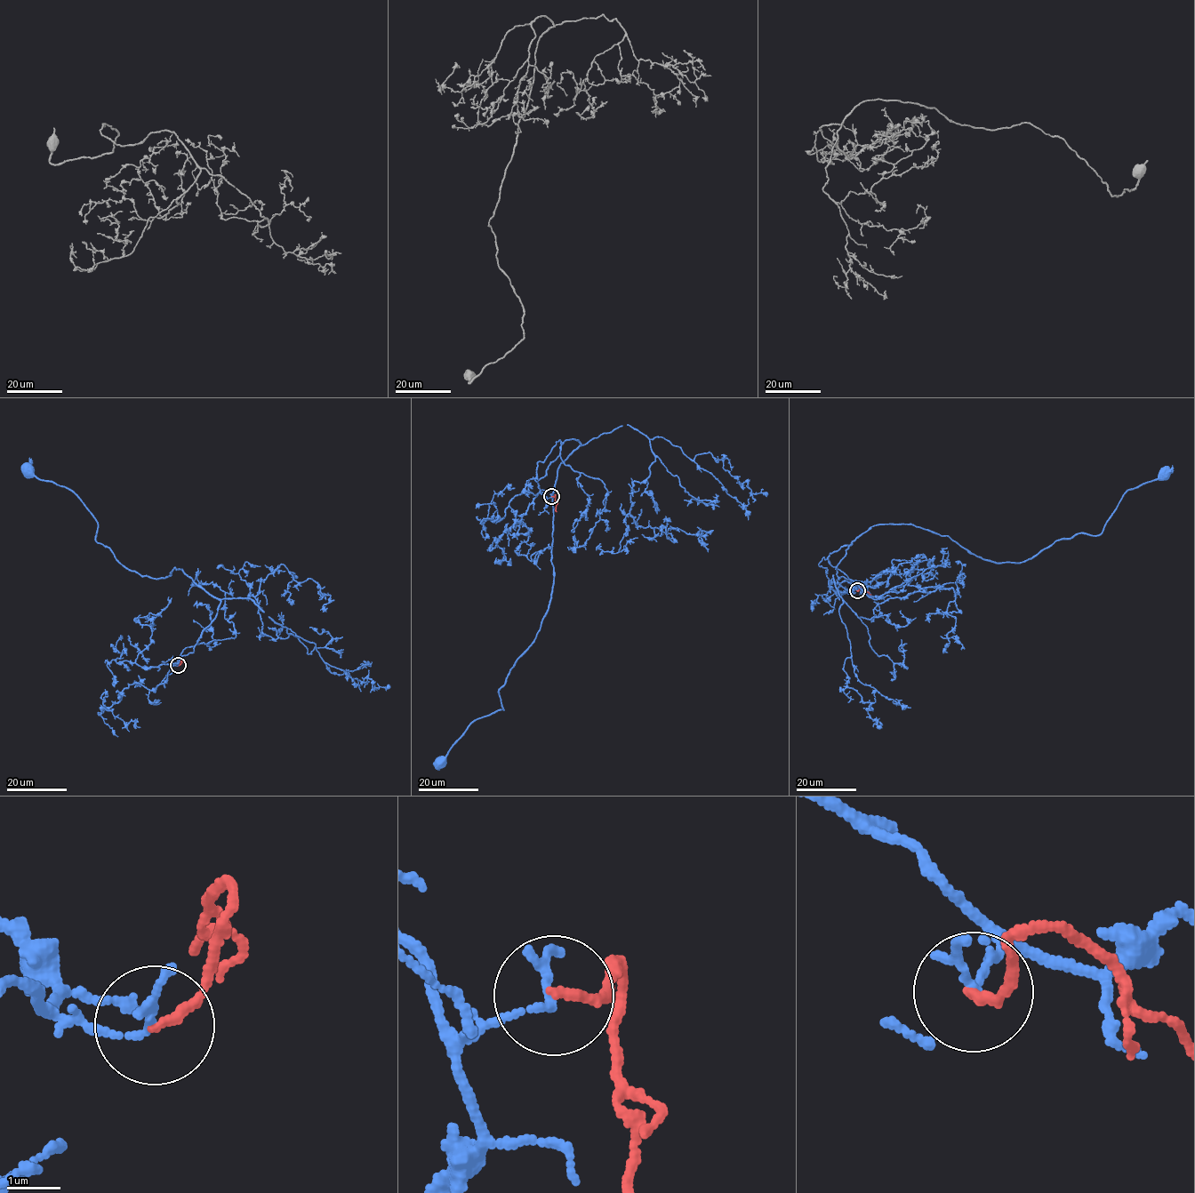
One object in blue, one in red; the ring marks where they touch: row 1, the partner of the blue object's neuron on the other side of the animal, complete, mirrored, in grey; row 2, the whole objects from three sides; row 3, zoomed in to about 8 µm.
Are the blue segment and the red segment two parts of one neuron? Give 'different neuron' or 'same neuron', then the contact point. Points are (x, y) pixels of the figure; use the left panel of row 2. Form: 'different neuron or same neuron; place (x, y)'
different neuron; place (178, 665)

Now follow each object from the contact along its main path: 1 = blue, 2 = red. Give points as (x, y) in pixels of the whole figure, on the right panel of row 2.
1: (857, 590), (828, 556), (874, 525), (912, 524), (984, 559), (1020, 563), (1101, 532), (1125, 493), (1166, 473)
2: (857, 590), (862, 587), (870, 597)

